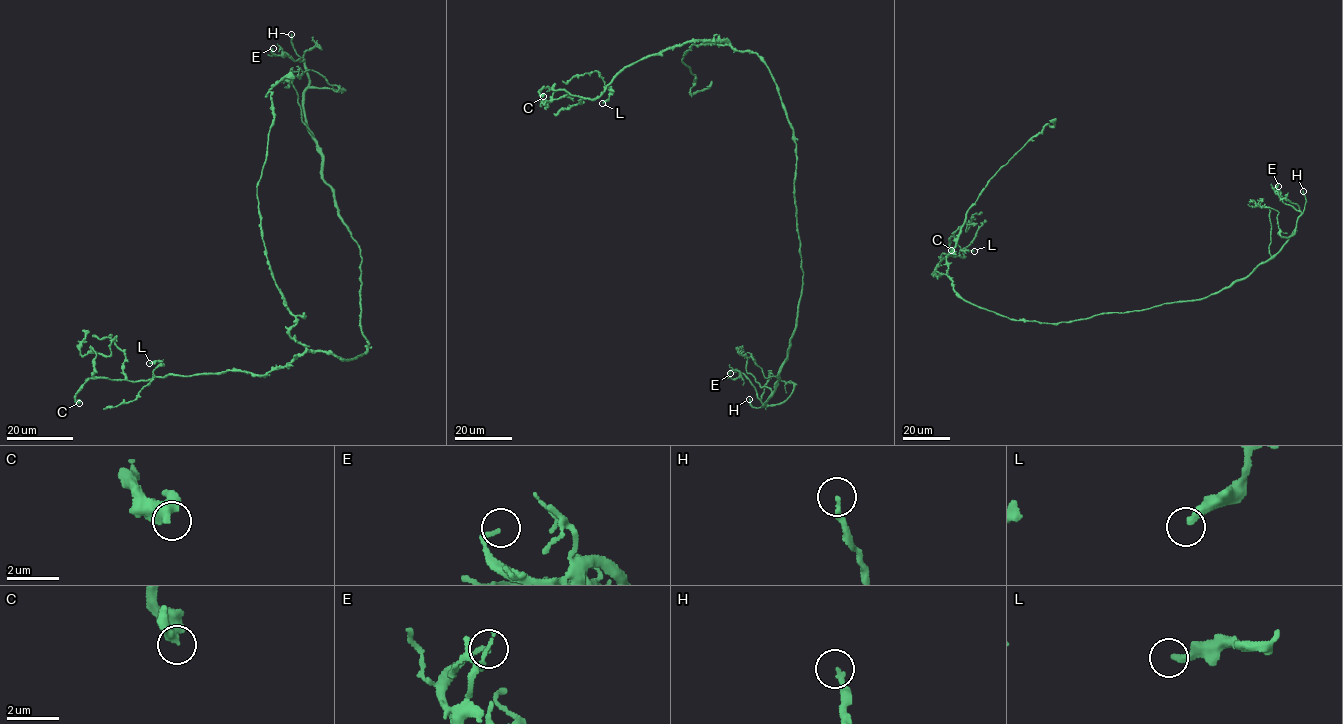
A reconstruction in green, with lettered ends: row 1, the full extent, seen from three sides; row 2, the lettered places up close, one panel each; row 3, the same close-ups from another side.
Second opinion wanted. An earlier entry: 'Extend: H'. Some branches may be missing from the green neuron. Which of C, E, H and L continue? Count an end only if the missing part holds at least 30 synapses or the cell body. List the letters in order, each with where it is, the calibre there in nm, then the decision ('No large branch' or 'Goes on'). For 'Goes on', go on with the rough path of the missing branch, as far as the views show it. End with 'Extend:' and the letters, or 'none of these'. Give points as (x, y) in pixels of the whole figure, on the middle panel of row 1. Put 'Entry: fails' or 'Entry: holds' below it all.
C: Place: (543, 96). Thickness 400 nm. No large branch
E: Place: (730, 373). Thickness 180 nm. No large branch
H: Place: (749, 399). Thickness 180 nm. Goes on. Course of what is missing: (749, 399), (751, 388), (764, 369), (756, 339), (760, 327)
L: Place: (602, 103). Thickness 280 nm. No large branch
Extend: H
Entry: holds

